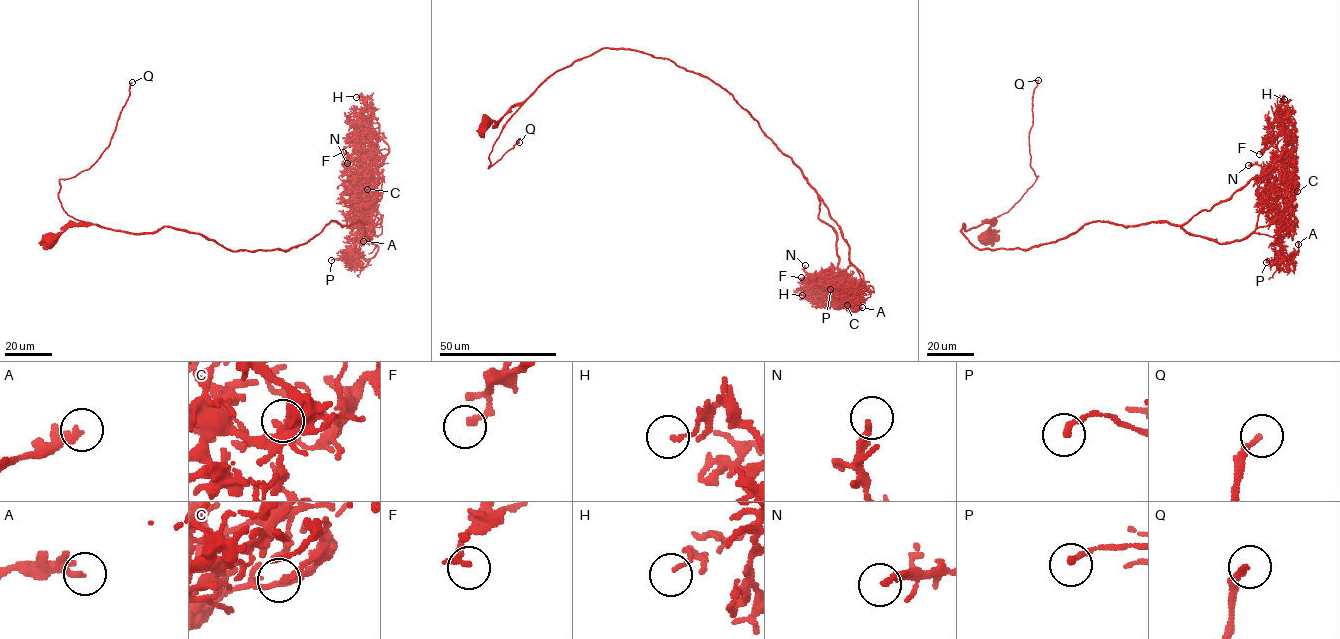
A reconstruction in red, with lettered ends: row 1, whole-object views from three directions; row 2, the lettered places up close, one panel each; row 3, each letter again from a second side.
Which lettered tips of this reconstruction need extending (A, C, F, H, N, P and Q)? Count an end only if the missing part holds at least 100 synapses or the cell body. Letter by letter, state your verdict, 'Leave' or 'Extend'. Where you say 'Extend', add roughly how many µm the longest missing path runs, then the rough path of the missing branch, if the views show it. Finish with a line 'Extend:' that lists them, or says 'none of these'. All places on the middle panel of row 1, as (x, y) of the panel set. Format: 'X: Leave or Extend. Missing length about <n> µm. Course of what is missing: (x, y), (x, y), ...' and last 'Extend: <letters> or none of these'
A: Leave
C: Leave
F: Leave
H: Leave
N: Leave
P: Leave
Q: Extend. Missing length about 100 µm. Course of what is missing: (519, 142), (534, 129), (541, 128), (569, 165), (566, 170), (547, 166), (542, 172), (540, 186), (536, 186)
Extend: Q

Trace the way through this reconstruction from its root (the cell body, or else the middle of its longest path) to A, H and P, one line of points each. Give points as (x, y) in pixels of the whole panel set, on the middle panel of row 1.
A: (486, 125), (604, 48), (700, 73), (748, 110), (823, 202), (860, 277), (853, 311), (862, 307)
H: (486, 125), (604, 48), (705, 75), (799, 168), (817, 193), (818, 216), (835, 233), (845, 281), (802, 295)
P: (486, 125), (604, 48), (700, 73), (748, 110), (839, 226), (861, 286), (854, 296), (830, 289)

